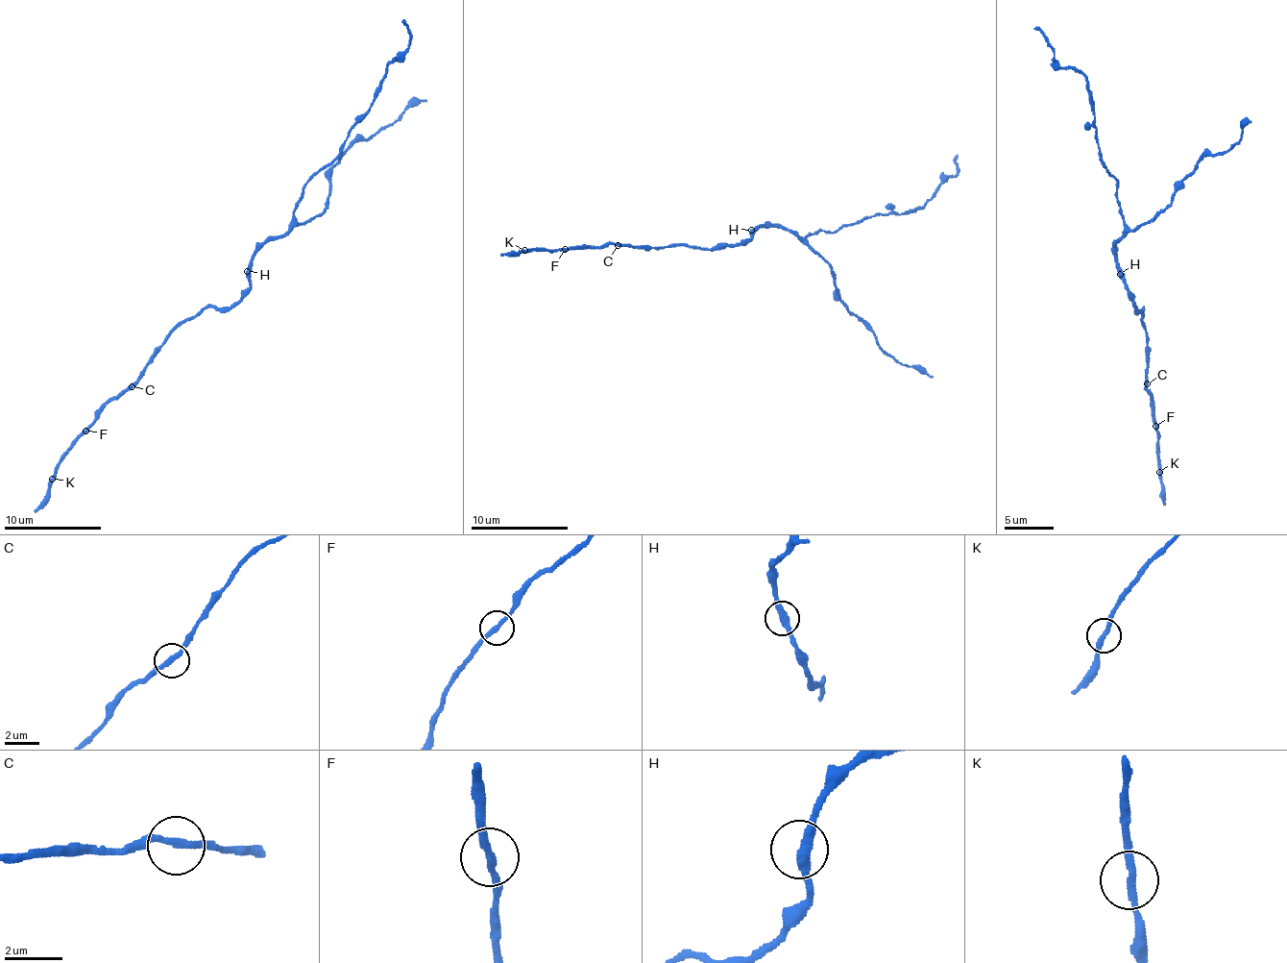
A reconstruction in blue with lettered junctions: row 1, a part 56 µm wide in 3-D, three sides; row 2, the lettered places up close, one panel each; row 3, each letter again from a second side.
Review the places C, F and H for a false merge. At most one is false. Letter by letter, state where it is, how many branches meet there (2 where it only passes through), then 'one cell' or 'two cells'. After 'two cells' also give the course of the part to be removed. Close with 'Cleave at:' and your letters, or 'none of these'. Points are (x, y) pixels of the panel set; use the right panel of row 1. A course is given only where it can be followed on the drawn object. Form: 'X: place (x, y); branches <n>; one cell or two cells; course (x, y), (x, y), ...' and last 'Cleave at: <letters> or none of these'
C: place (1147, 383); branches 2; one cell
F: place (1155, 426); branches 2; one cell
H: place (1120, 274); branches 2; one cell
Cleave at: none of these

